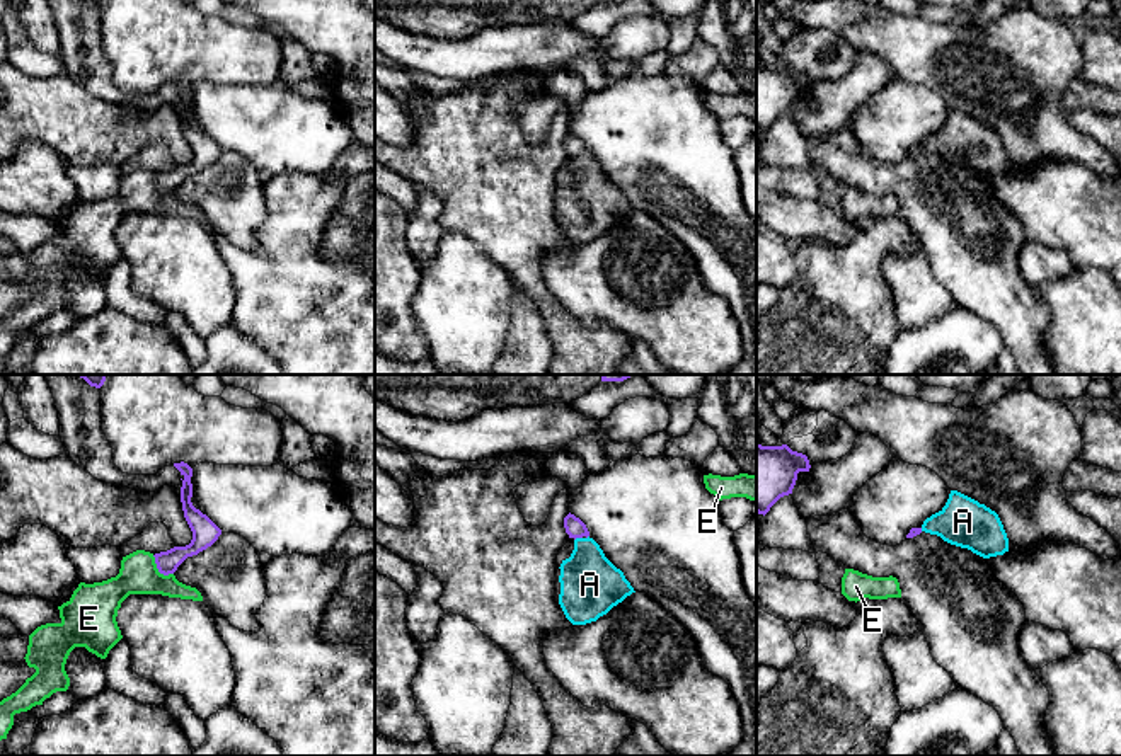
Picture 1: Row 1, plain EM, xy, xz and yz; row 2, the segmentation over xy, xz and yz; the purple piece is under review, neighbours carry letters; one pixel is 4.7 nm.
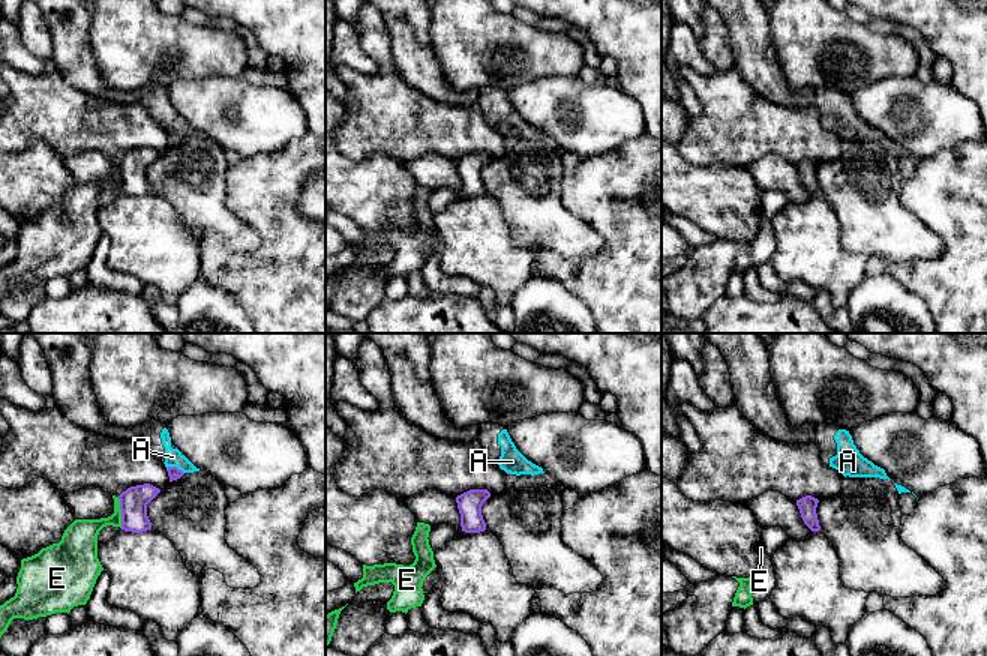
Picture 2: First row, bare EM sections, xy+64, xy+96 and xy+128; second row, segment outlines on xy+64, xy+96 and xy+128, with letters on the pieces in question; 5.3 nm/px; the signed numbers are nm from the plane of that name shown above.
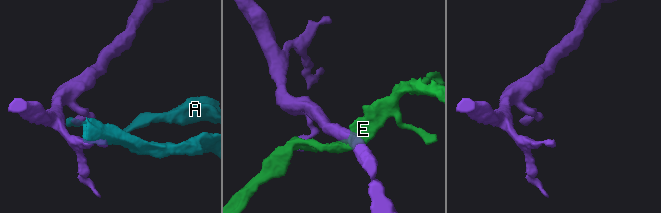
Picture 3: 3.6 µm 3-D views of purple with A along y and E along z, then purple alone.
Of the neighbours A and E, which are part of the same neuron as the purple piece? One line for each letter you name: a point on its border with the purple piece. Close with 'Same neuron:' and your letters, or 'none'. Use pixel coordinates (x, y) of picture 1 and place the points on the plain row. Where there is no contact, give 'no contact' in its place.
Same neuron: none

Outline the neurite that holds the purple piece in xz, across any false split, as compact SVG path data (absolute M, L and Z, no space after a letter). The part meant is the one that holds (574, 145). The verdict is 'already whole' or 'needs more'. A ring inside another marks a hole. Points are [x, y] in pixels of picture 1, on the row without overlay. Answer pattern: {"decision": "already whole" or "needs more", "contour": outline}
{"decision": "already whole", "contour": "M571 131L564 136L564 146L569 157L576 158L576 157L589 155L586 143Z"}

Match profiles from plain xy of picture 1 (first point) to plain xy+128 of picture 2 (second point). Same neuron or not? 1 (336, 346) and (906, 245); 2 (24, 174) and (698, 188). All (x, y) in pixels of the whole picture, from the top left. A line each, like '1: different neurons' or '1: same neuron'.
1: different neurons
2: same neuron

